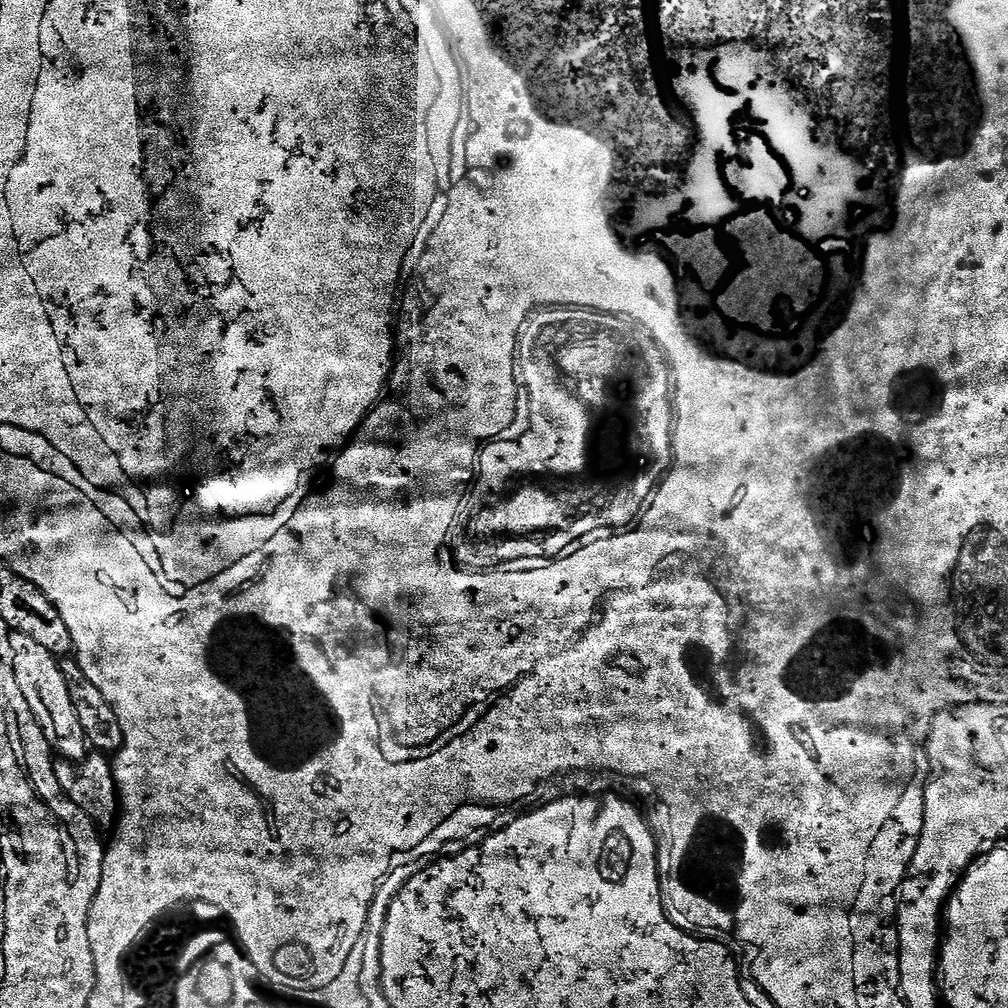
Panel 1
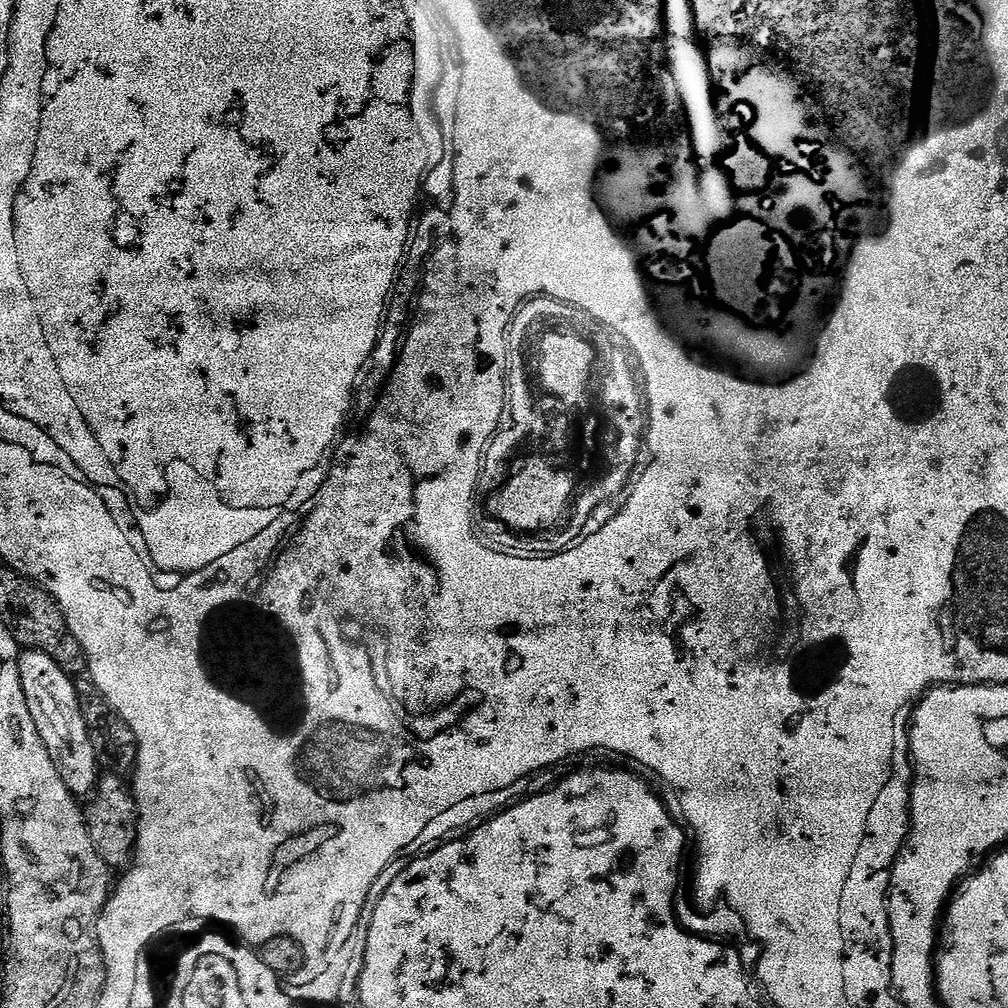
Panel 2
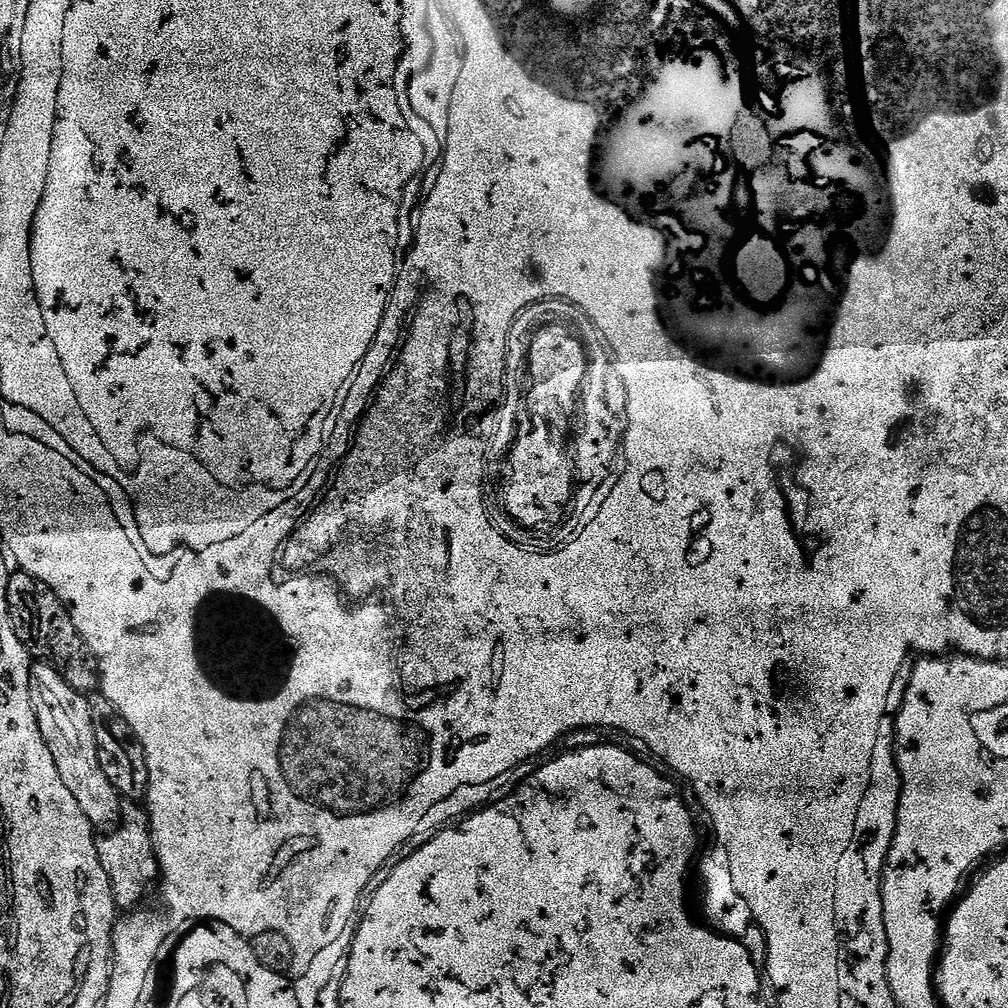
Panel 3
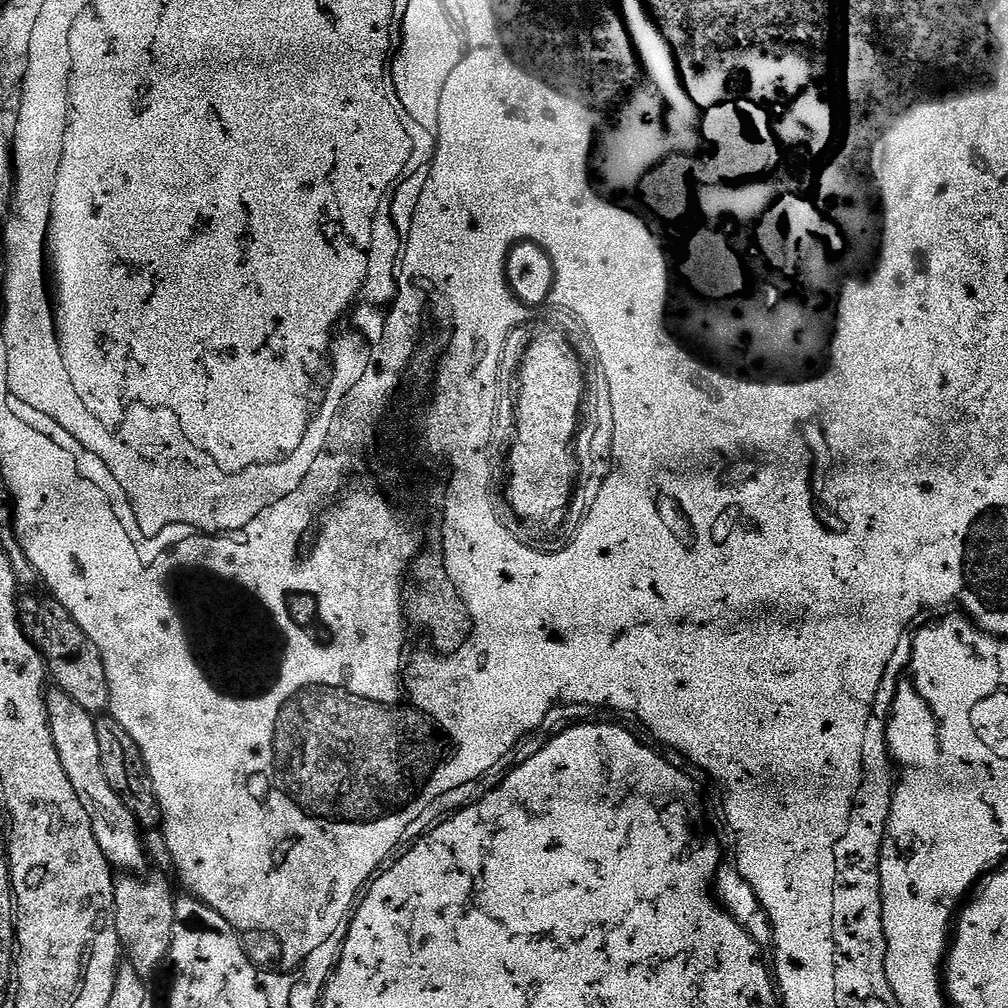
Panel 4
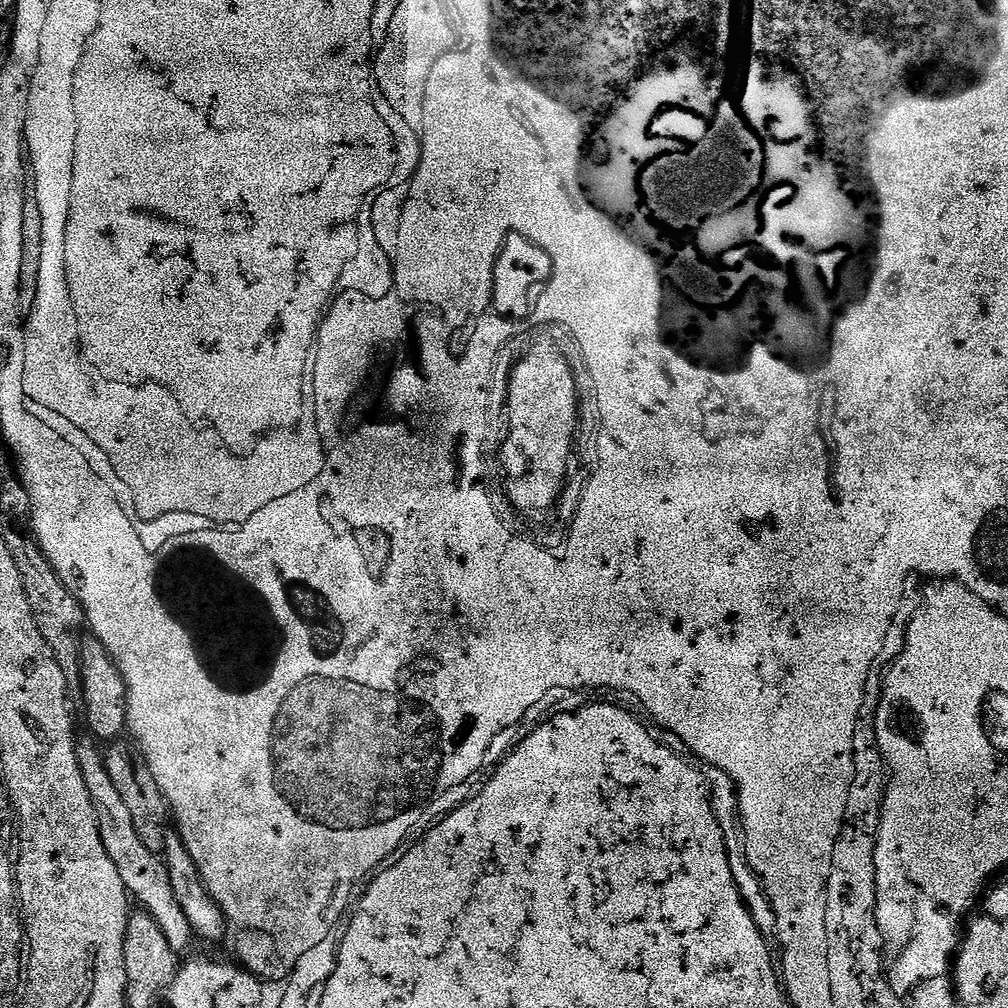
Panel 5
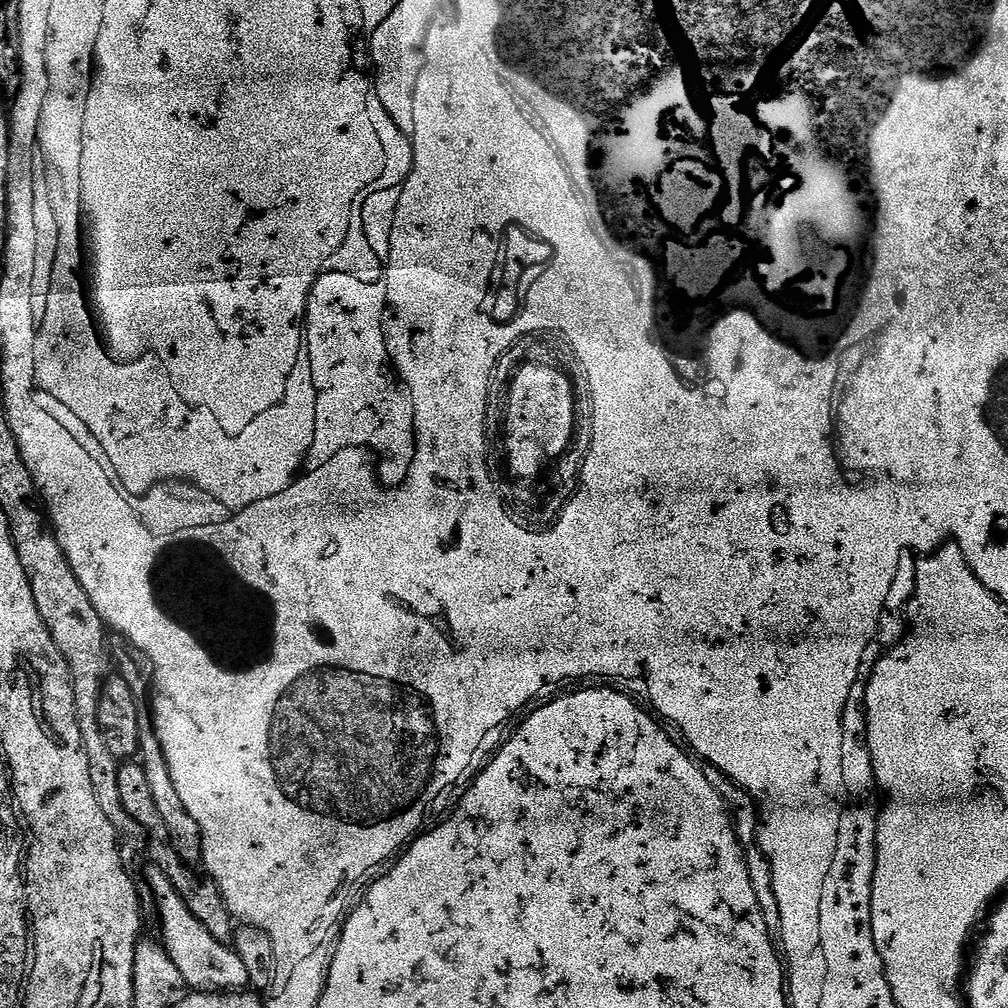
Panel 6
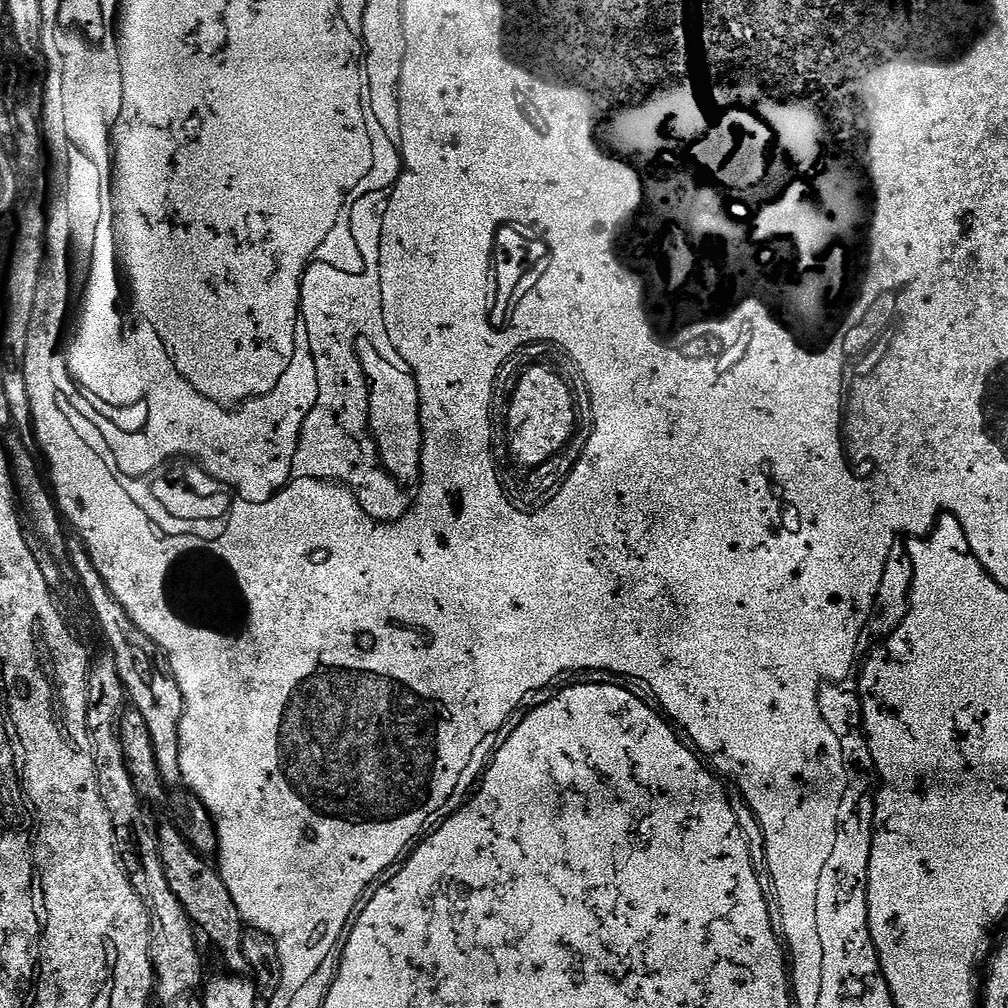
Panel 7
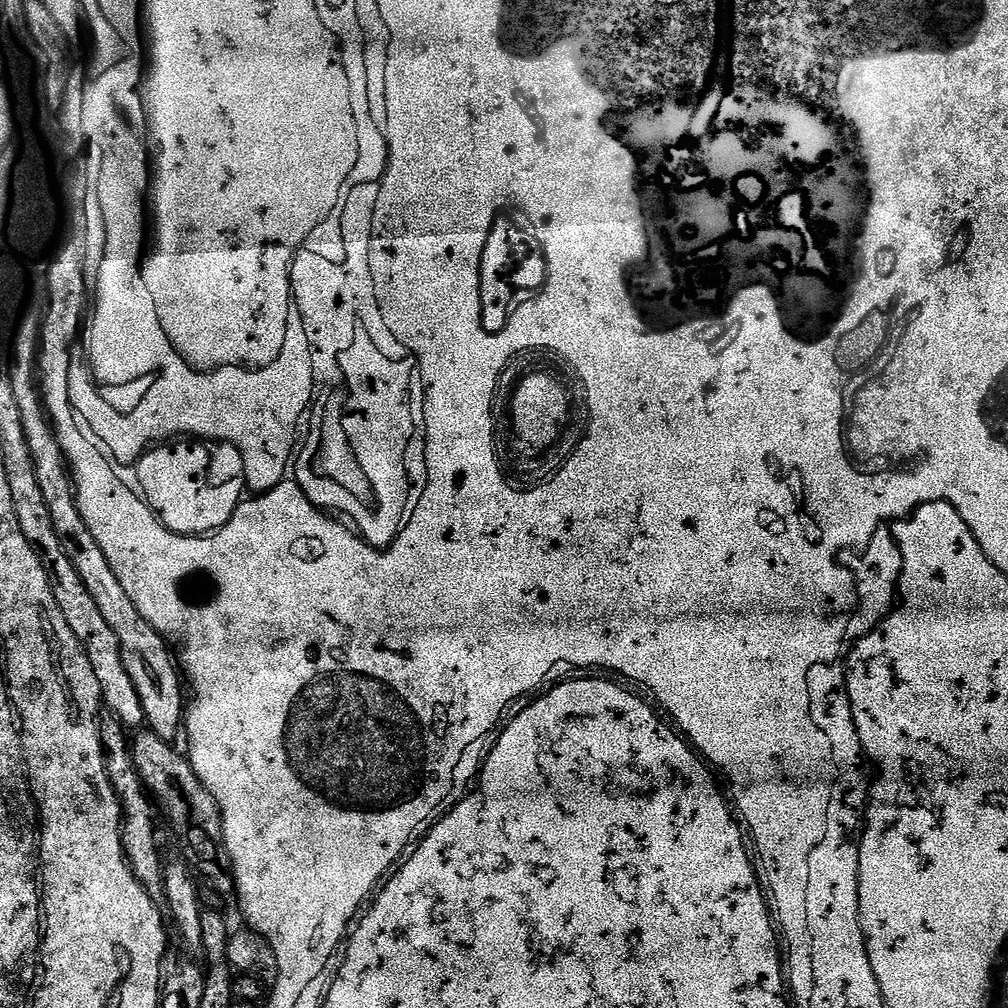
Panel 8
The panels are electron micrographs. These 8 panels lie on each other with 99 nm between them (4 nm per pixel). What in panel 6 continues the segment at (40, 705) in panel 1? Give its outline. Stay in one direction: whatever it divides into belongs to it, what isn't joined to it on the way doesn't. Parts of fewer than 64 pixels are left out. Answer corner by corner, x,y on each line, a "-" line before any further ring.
151,866
145,867
144,876
148,879
148,888
152,891
152,900
156,903
156,916
160,919
159,943
163,944
170,962
178,966
185,985
198,992
242,992
249,987
246,965
236,953
235,947
225,941
216,940
186,906
186,902
174,890
170,878
162,870

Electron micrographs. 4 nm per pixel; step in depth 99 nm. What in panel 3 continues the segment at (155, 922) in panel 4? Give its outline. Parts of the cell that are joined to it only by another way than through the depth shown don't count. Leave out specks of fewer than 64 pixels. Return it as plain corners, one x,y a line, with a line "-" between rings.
136,802
121,803
119,821
107,836
108,840
101,839
96,849
102,870
106,870
106,878
110,878
110,890
114,894
116,907
120,910
139,909
145,903
143,900
147,898
148,891
151,888
153,891
160,872
147,811

